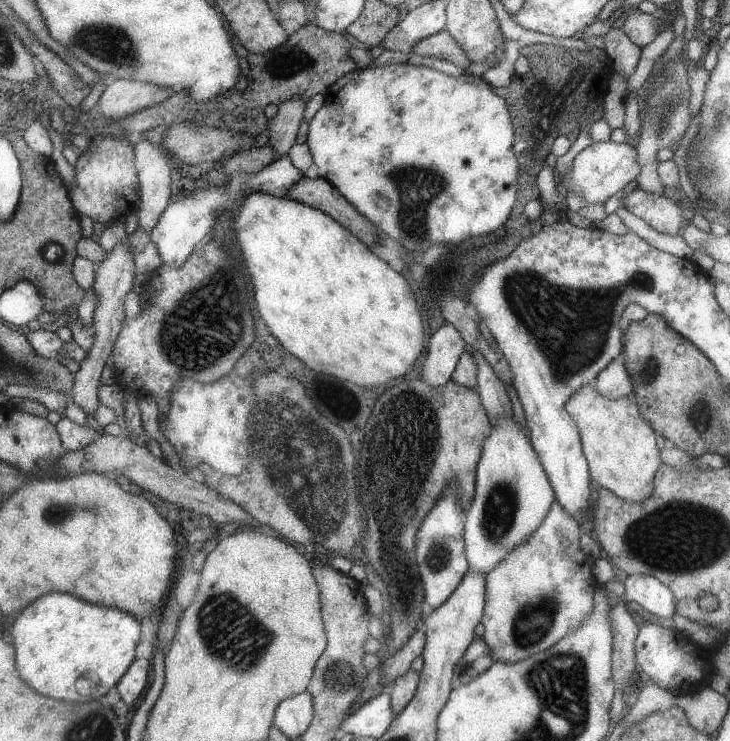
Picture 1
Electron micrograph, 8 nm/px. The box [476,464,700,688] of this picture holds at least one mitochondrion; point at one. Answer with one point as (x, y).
(533, 621)

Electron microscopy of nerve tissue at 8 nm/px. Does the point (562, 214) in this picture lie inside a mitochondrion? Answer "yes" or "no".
no

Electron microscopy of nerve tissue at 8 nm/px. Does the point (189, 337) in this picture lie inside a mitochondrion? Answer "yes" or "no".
yes

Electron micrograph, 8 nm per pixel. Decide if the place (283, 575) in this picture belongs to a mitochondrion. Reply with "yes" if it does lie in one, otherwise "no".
no

